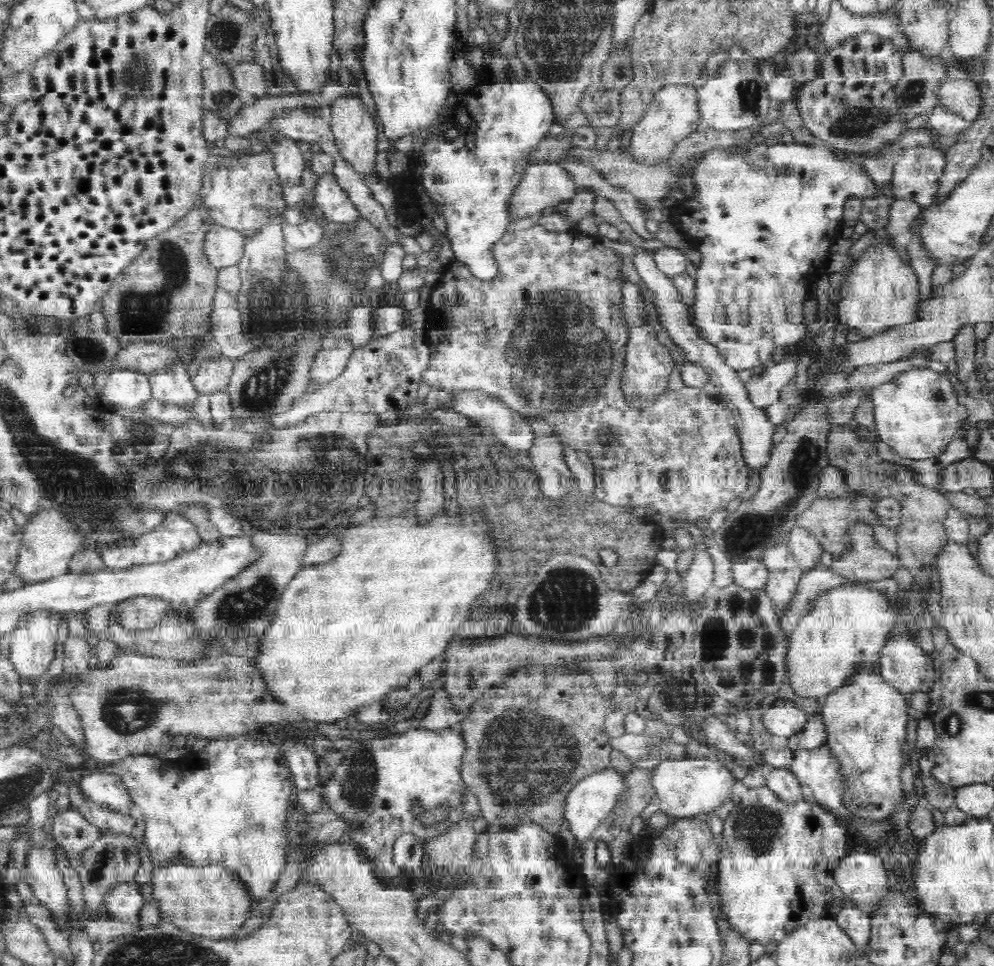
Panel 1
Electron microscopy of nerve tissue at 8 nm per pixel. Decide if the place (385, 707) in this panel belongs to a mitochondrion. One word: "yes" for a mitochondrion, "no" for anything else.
no

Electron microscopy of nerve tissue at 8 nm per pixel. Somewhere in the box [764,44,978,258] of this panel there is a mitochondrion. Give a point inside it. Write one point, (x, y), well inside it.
(857, 121)

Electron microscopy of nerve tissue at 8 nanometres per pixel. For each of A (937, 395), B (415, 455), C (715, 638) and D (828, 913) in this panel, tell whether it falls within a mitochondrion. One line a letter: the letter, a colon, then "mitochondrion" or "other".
A: mitochondrion
B: other
C: mitochondrion
D: other

